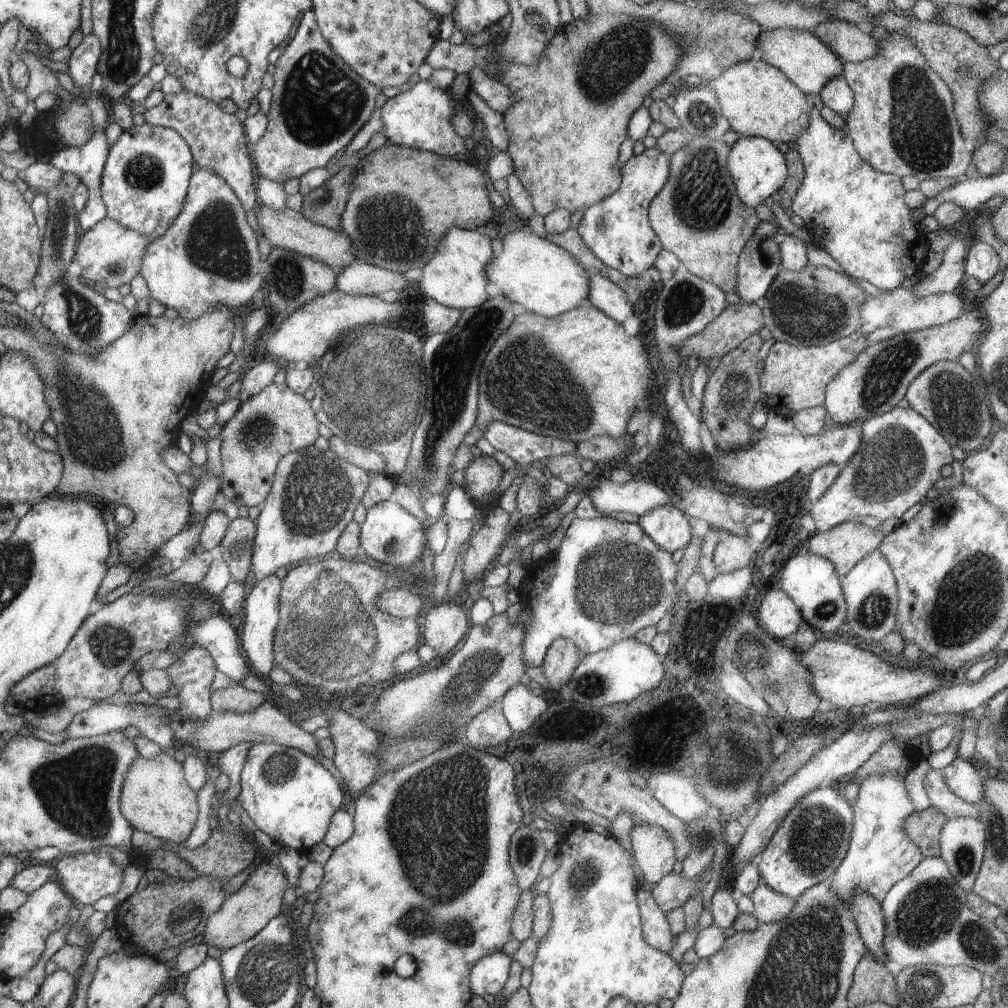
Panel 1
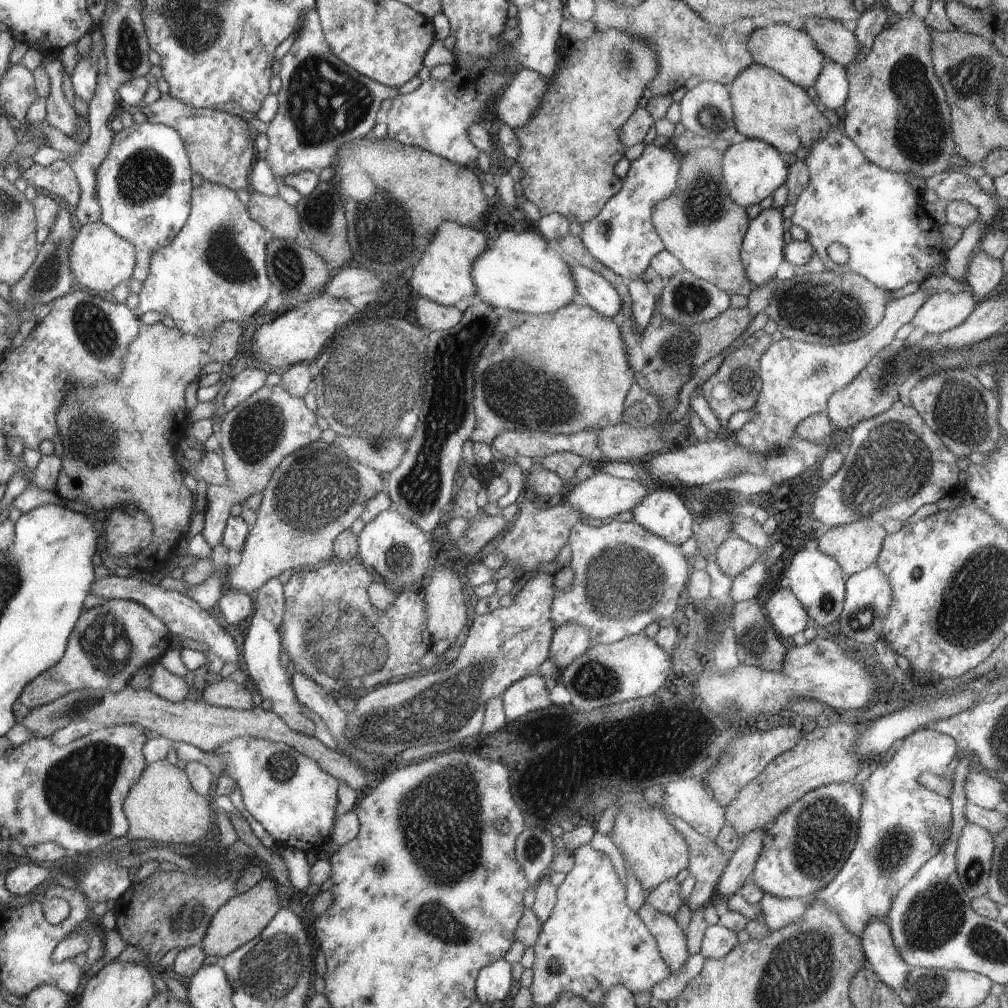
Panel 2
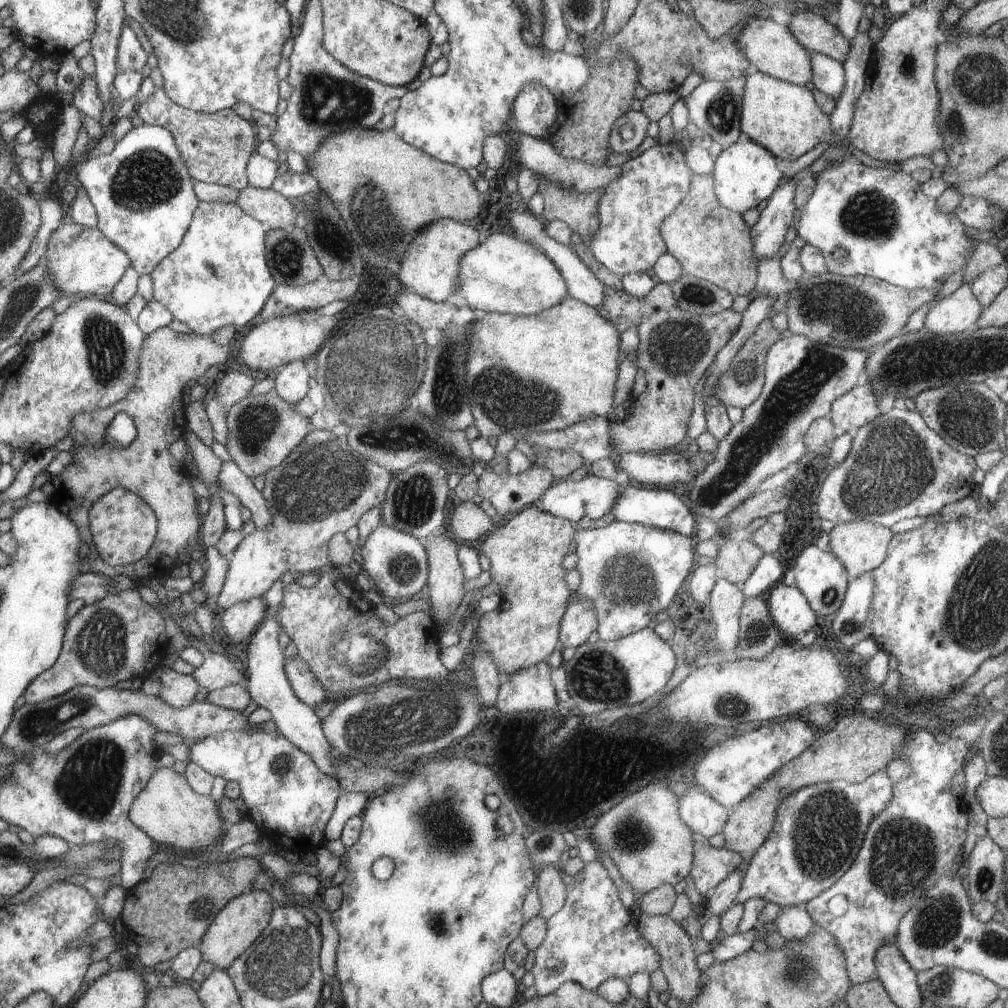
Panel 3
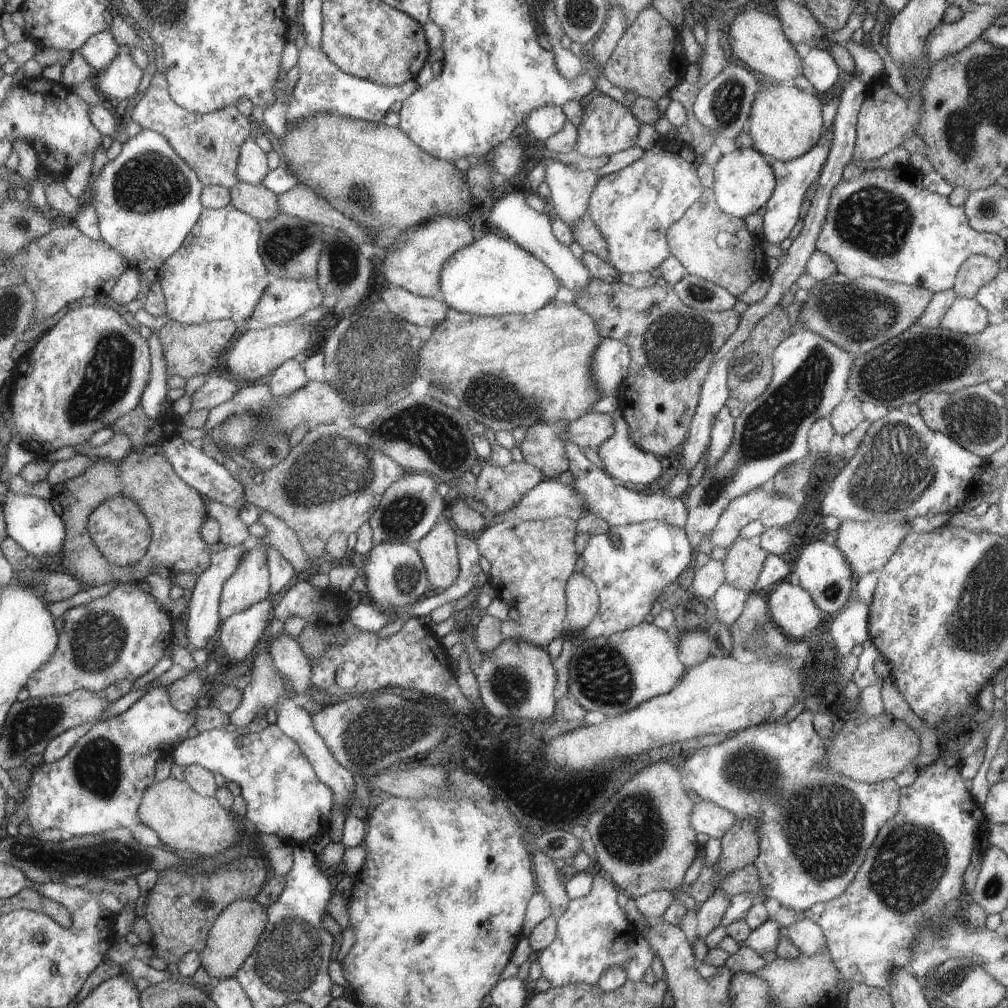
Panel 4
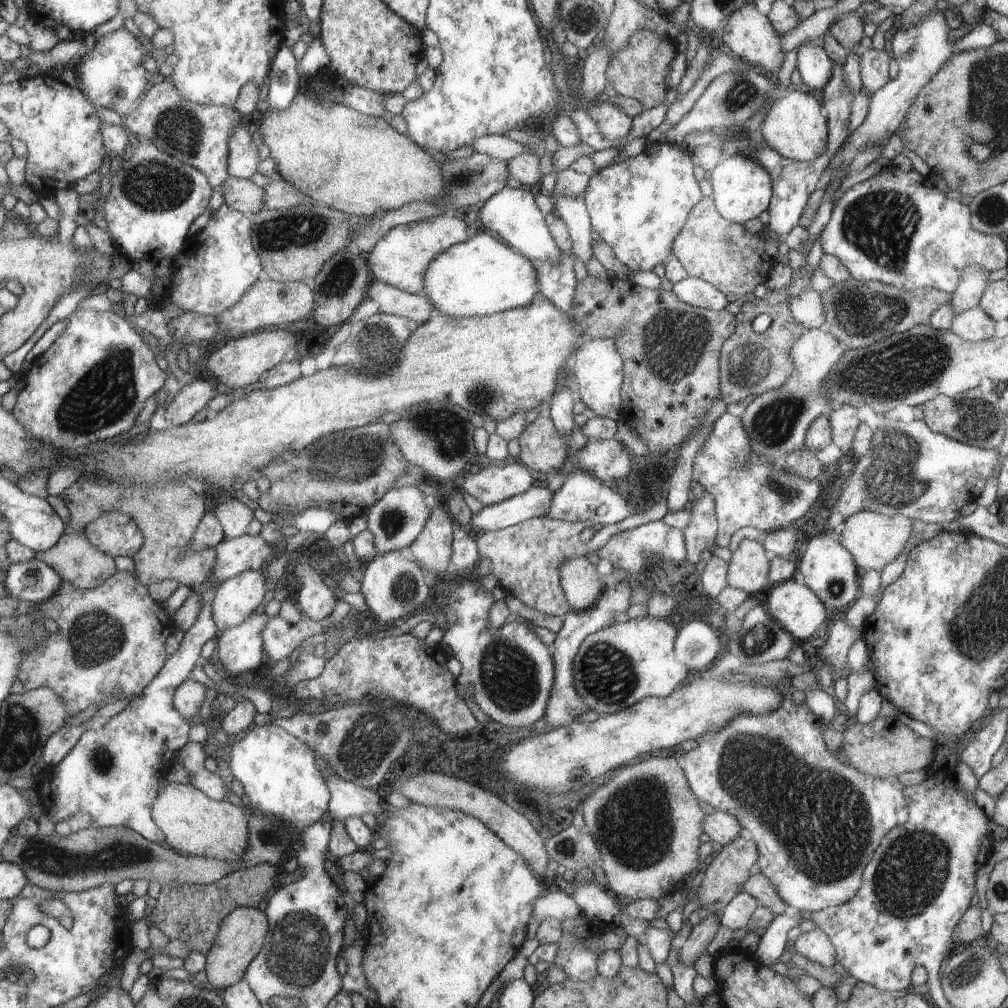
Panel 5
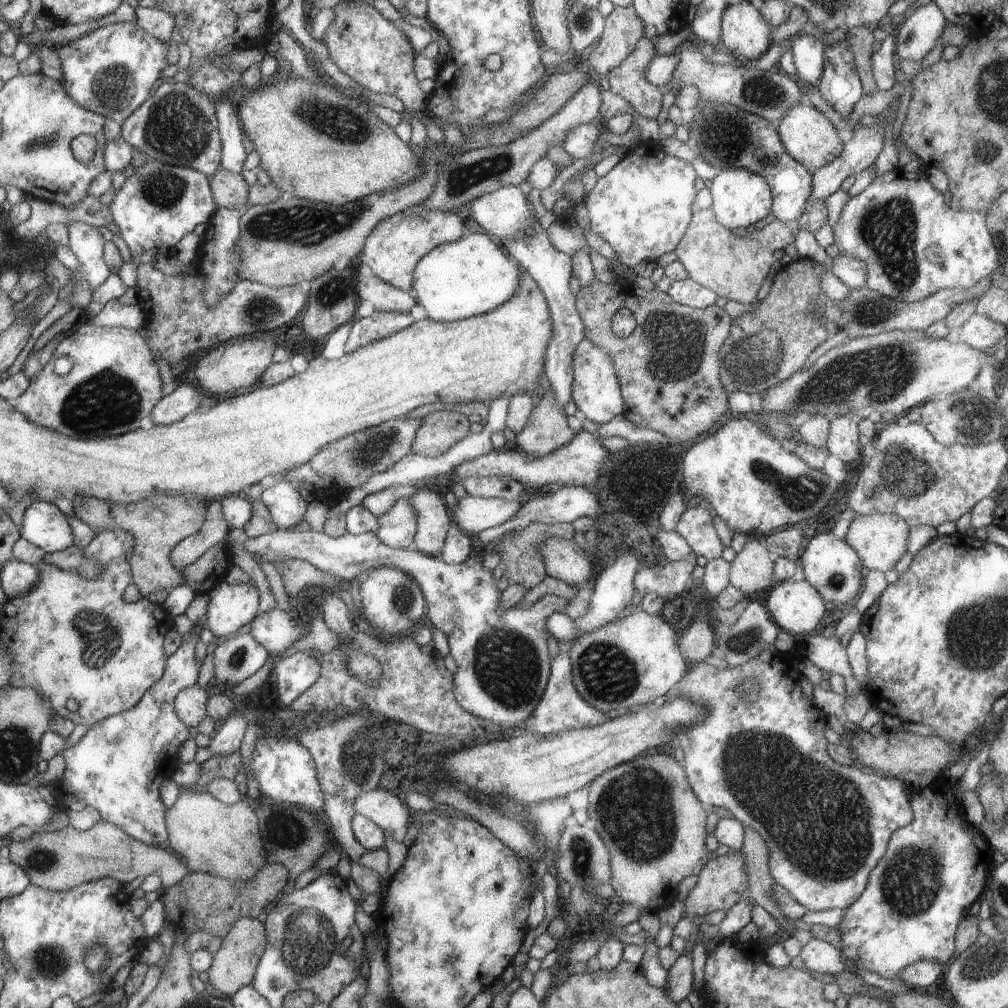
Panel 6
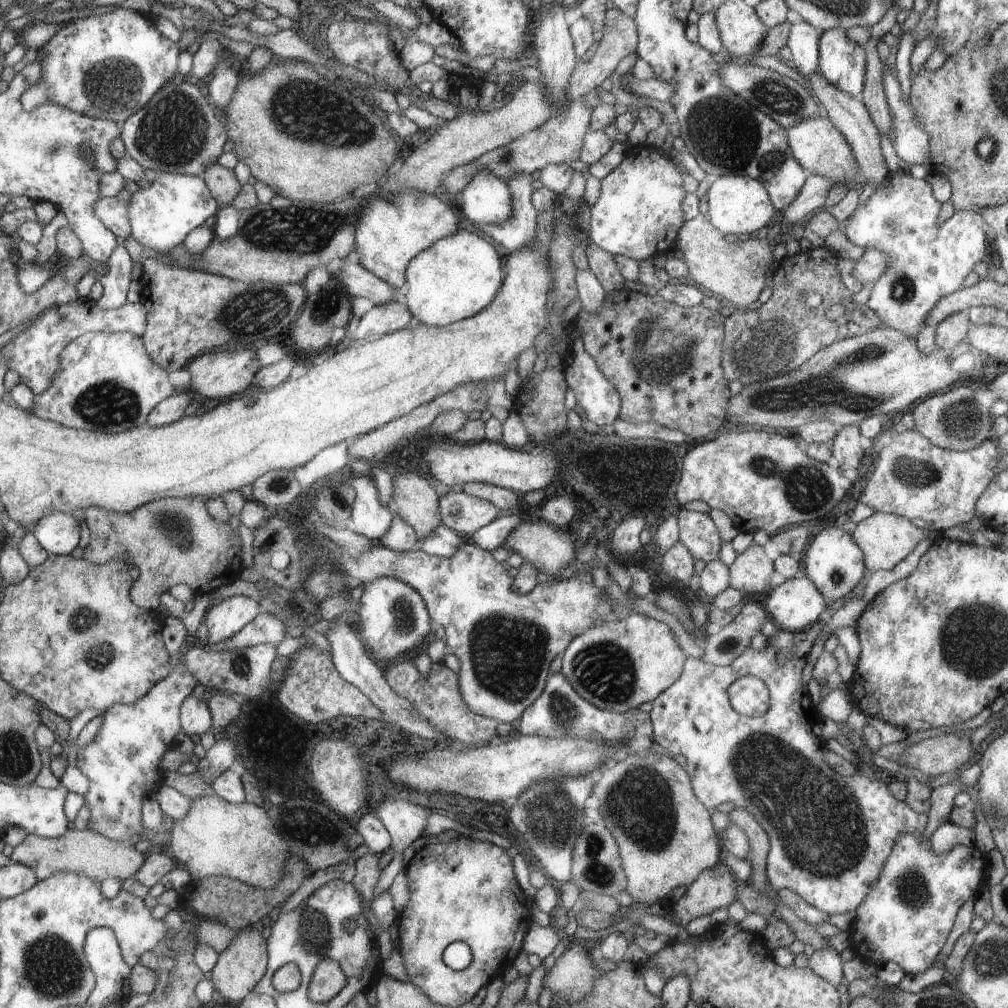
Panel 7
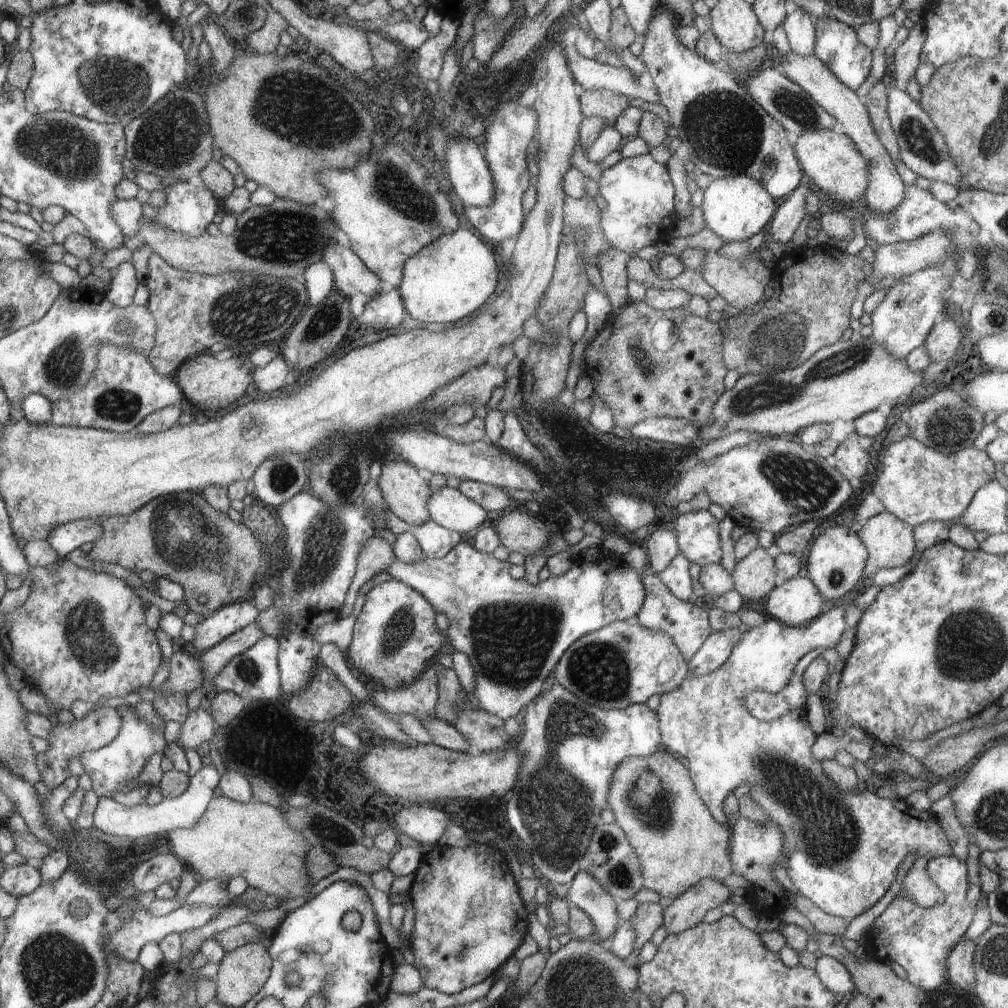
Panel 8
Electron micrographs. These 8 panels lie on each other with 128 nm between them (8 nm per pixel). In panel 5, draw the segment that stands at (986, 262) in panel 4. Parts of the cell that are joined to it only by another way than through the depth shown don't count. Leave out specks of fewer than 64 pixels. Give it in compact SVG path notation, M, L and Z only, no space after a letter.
M970 265L963 270L961 280L952 293L952 310L955 316L961 312L978 306L987 284L990 282L990 273L976 265Z

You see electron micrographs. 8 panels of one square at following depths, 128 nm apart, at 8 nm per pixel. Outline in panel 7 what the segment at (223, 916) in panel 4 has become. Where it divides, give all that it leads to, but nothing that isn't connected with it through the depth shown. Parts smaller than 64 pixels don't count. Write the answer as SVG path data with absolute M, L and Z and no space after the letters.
M252 926L236 932L234 940L224 952L219 954L218 961L212 972L214 989L221 994L229 1004L238 1005L242 1000L249 996L255 987L264 979L266 975L266 942L260 936L258 930L250 930Z

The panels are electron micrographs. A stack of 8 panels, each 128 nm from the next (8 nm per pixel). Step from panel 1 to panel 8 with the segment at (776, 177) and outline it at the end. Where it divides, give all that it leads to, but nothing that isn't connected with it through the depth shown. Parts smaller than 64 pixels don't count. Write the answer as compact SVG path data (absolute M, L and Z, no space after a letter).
M738 175L715 179L704 191L704 203L701 206L706 227L724 238L724 242L743 242L758 234L770 220L776 210L774 198L760 181L752 177Z

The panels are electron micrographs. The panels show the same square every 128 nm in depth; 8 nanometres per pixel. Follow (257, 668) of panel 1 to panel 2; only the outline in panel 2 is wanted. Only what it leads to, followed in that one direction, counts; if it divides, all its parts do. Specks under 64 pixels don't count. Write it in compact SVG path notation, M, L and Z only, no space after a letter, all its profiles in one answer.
M280 579L269 580L254 594L254 601L256 601L256 610L250 620L250 627L242 648L242 660L248 674L246 678L258 689L262 700L272 702L271 711L282 717L291 729L304 736L314 737L314 722L302 711L303 704L296 698L291 677L280 660L283 651L281 632L285 615L285 590Z

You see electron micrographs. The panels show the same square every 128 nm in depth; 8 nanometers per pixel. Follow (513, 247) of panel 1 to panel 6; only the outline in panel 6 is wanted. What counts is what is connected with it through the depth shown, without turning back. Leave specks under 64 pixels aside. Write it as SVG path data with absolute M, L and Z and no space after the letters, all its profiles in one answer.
M474 232L467 233L460 240L442 243L424 256L414 272L413 288L416 302L424 308L427 318L447 323L475 317L502 306L521 290L521 280L520 268L510 262L504 248L498 246L490 236Z

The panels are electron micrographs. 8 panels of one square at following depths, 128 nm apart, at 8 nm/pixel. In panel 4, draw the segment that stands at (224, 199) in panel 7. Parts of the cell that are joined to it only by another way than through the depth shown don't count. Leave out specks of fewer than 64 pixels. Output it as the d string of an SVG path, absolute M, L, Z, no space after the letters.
M242 180L229 188L230 204L240 212L248 213L259 222L273 219L279 210L279 195L262 184L250 184Z

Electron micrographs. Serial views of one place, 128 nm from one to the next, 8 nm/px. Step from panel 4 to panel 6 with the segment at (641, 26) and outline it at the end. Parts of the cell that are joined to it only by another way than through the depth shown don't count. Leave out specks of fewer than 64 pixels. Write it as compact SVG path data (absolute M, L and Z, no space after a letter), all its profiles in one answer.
M642 37L634 52L606 76L604 84L613 93L627 100L633 110L644 118L657 118L661 111L663 92L645 77L648 63L656 56L654 43Z

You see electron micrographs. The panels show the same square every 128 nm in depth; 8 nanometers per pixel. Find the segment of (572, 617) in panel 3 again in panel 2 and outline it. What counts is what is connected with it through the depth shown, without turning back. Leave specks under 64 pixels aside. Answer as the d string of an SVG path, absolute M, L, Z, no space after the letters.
M577 622L561 624L556 628L549 648L550 658L558 666L558 674L591 648L588 628L580 626Z

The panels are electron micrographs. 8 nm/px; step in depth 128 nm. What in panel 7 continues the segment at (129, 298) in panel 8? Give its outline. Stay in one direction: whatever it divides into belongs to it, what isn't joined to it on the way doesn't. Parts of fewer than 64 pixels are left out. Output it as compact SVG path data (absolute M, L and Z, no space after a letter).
M124 245L114 248L107 263L107 274L97 278L104 287L104 294L95 302L98 308L114 309L127 304L126 295L132 282L132 265L133 261Z

